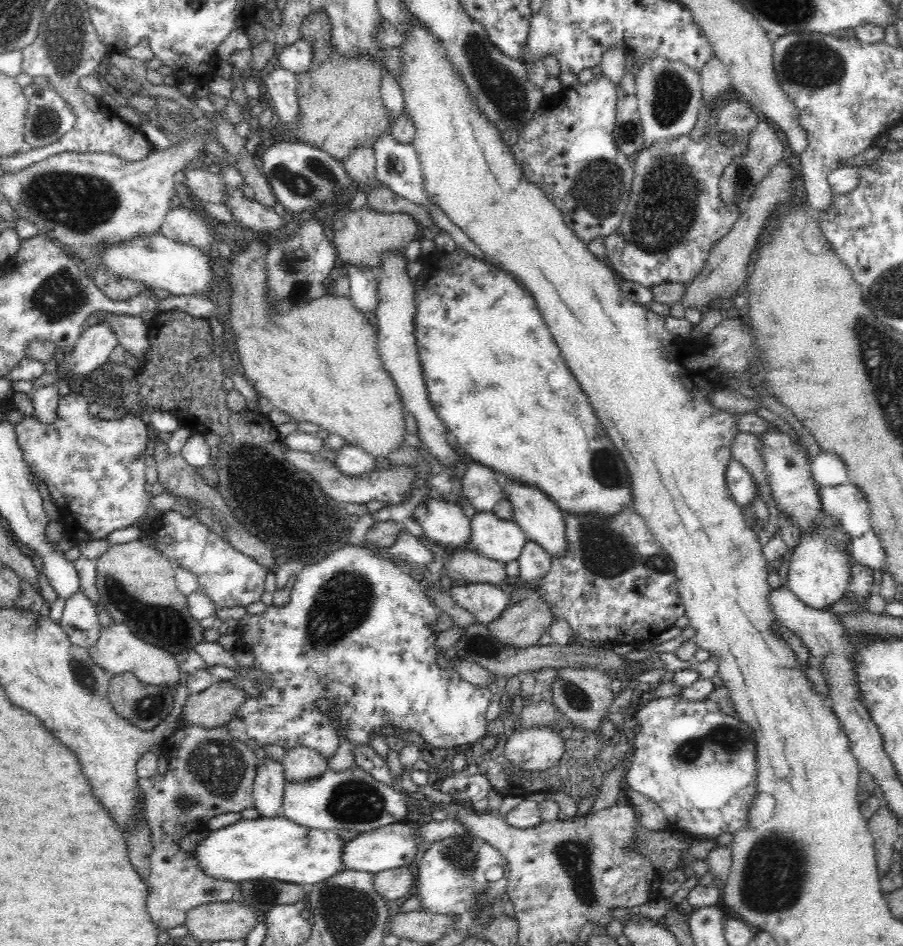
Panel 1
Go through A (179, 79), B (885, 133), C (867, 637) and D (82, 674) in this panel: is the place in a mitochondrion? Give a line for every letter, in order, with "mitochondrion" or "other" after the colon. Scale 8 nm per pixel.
A: other
B: other
C: other
D: mitochondrion

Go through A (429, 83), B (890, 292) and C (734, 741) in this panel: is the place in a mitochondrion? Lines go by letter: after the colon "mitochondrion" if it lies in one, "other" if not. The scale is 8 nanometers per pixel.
A: other
B: mitochondrion
C: mitochondrion

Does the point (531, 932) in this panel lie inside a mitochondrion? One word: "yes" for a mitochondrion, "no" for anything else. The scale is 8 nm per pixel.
no

